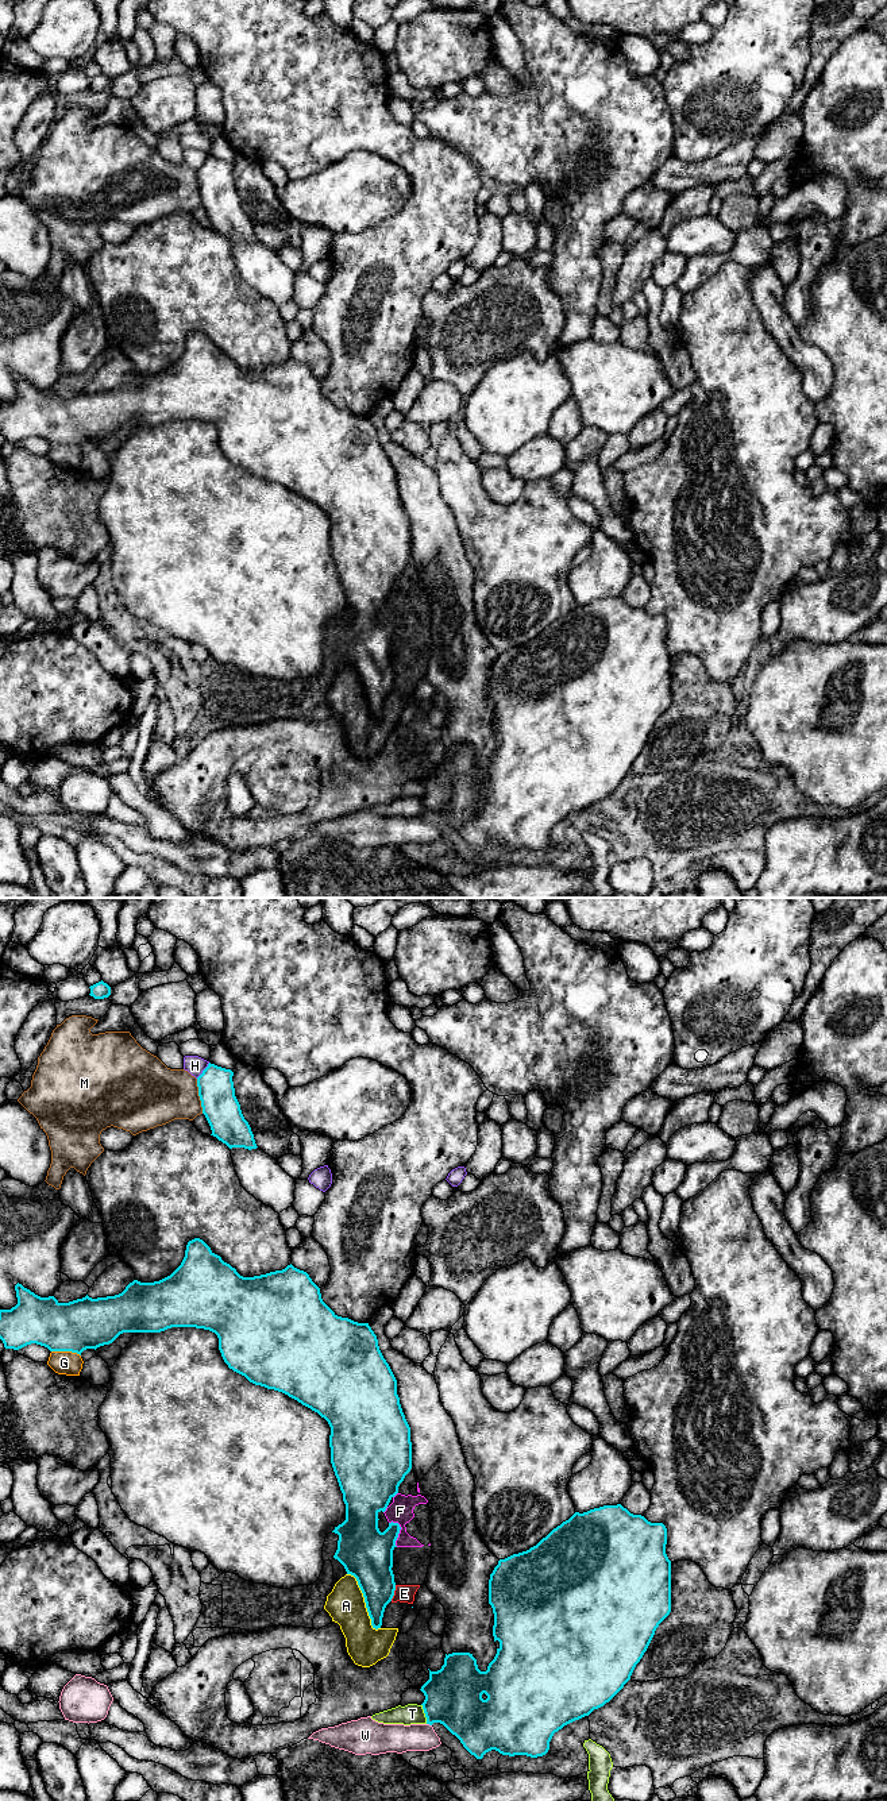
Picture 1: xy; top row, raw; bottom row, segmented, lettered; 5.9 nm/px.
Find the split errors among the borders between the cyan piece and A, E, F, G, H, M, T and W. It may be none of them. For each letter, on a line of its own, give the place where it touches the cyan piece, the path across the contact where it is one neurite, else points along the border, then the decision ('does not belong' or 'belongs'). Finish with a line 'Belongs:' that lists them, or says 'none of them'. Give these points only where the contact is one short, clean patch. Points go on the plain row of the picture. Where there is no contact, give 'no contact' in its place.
A: contact xy (365, 694); does not belong
E: contact xy (393, 686); border xy (396, 678), (390, 693); does not belong
F: contact xy (398, 625); does not belong
G: contact xy (66, 443); does not belong
H: contact xy (203, 164); does not belong
M: contact xy (199, 188); does not belong
T: contact xy (424, 805); does not belong
W: contact xy (429, 817); does not belong
Belongs: none of them

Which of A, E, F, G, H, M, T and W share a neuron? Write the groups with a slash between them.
A E F / G / H / M / T / W

